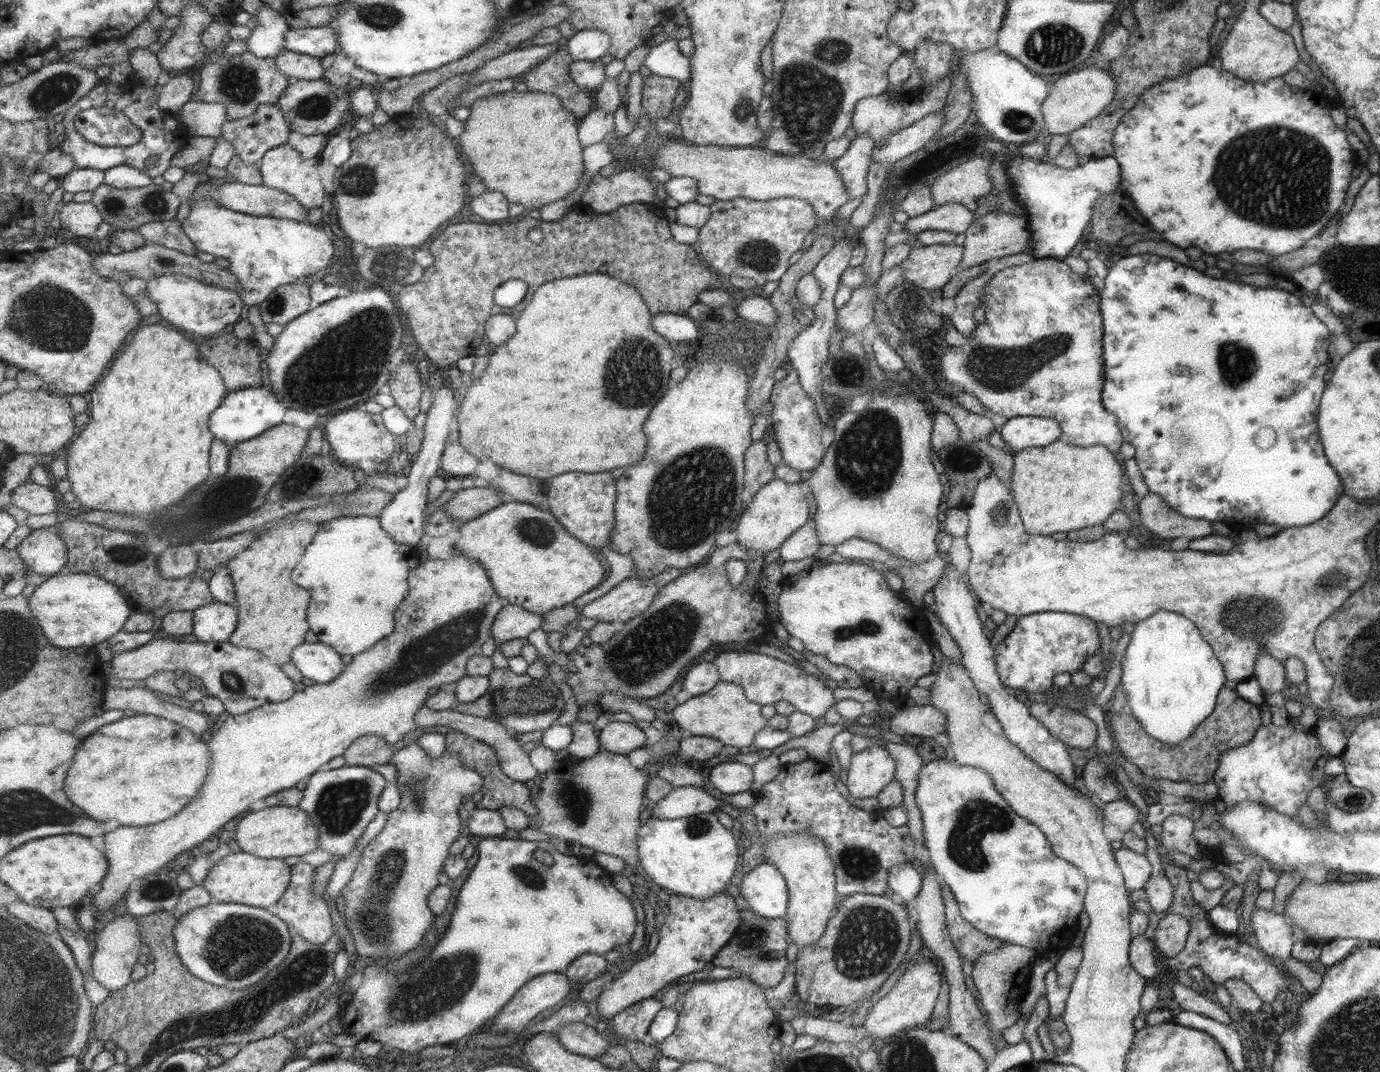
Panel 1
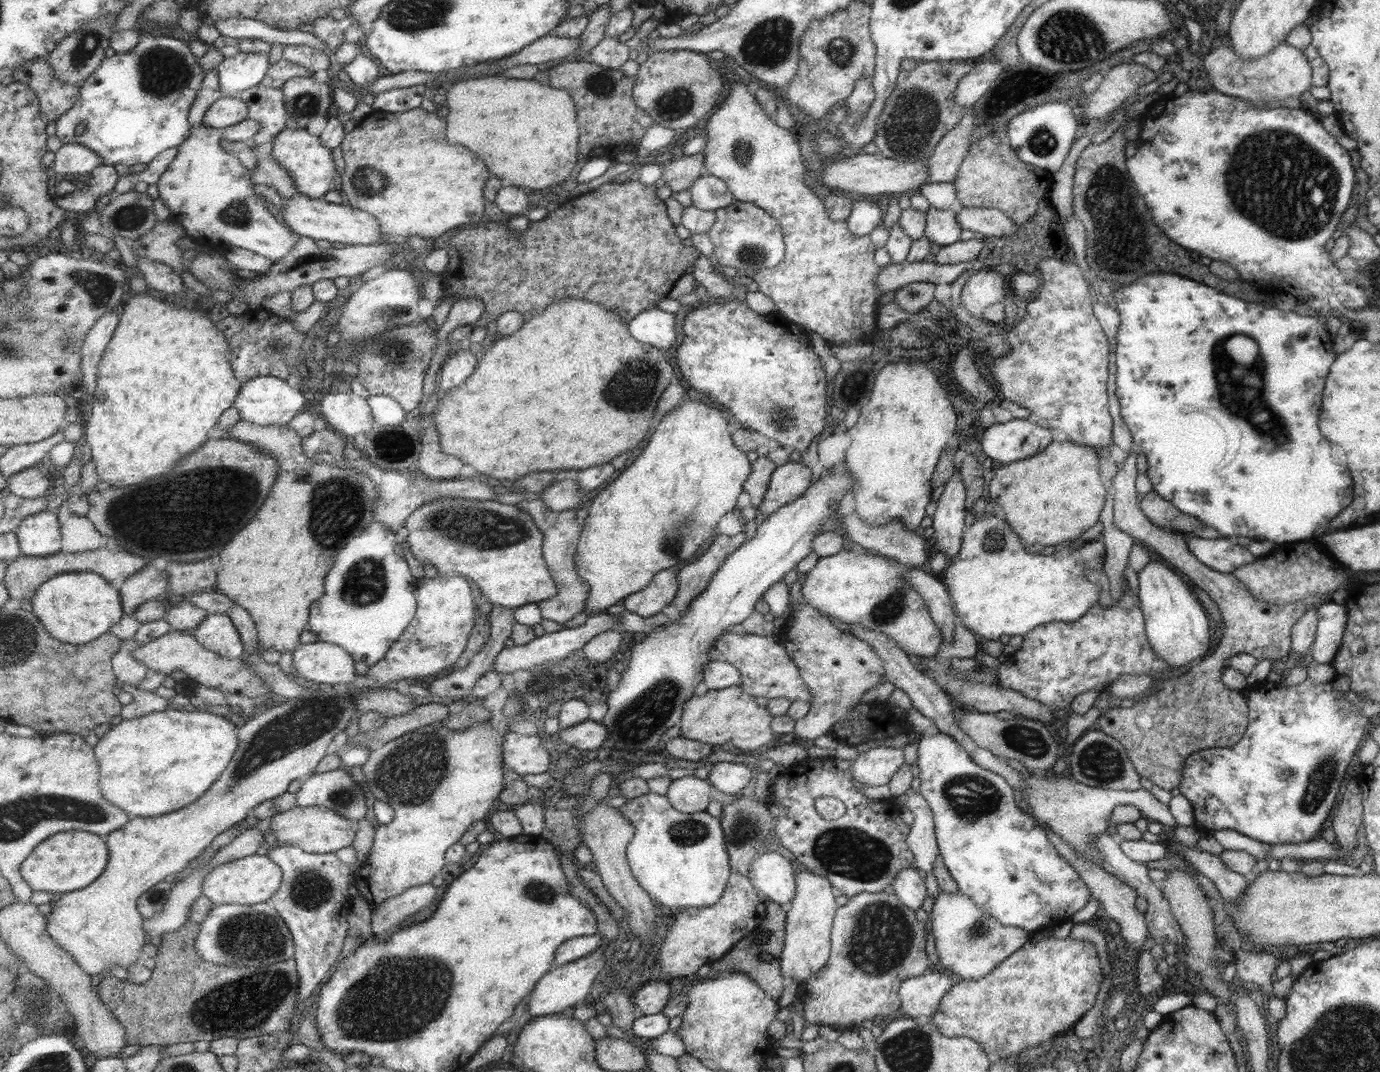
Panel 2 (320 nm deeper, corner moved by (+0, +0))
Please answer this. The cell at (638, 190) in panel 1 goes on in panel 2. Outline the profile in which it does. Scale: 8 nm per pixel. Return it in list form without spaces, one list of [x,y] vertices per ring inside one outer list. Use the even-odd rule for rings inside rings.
[[[704,154],[683,156],[681,159],[670,161],[663,168],[663,178],[672,193],[690,190],[695,181],[705,172]]]

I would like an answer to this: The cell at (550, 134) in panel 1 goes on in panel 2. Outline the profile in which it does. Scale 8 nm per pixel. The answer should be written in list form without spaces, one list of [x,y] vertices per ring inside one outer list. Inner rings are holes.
[[[498,74],[488,77],[468,78],[447,87],[447,94],[440,100],[447,105],[449,114],[446,135],[451,144],[467,144],[477,152],[495,176],[509,180],[515,187],[545,193],[550,187],[563,184],[579,160],[579,124],[577,106],[569,92],[545,86],[537,80],[515,80]]]

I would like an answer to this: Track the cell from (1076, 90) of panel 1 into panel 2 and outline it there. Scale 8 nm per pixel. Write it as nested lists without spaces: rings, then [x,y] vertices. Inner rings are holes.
[[[1119,64],[1111,69],[1100,82],[1098,82],[1097,89],[1089,96],[1083,97],[1086,100],[1083,118],[1101,119],[1109,115],[1117,106],[1121,106],[1123,102],[1129,102],[1133,98],[1137,89],[1152,82],[1158,73],[1148,70],[1145,66],[1139,64]]]

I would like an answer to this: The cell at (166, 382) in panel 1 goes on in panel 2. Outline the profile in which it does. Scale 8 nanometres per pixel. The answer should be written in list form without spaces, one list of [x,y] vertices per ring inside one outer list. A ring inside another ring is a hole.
[[[139,293],[130,294],[121,308],[120,321],[117,325],[111,343],[104,352],[99,371],[99,382],[97,390],[94,392],[93,401],[90,402],[90,416],[86,422],[86,441],[92,449],[92,462],[95,464],[99,481],[105,481],[109,485],[116,487],[126,487],[139,482],[145,482],[153,476],[159,476],[163,472],[169,472],[175,464],[179,464],[191,452],[199,450],[203,443],[210,440],[215,431],[221,415],[229,408],[235,406],[239,393],[242,391],[244,383],[238,379],[234,371],[234,364],[231,360],[231,350],[226,334],[219,330],[217,323],[214,323],[209,315],[202,311],[180,308],[172,306],[167,302],[151,296],[151,294]]]

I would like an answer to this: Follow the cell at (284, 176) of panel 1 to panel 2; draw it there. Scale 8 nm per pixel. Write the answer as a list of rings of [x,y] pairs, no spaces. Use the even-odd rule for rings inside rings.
[[[285,129],[274,140],[271,154],[291,172],[299,193],[319,199],[320,196],[332,191],[331,186],[337,176],[337,166],[333,152],[322,143],[320,137],[312,136],[306,129]]]

